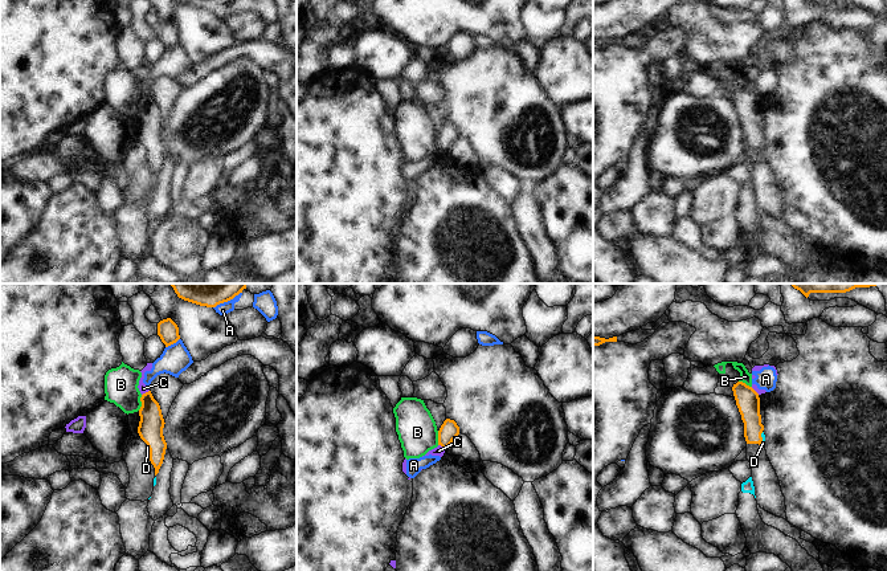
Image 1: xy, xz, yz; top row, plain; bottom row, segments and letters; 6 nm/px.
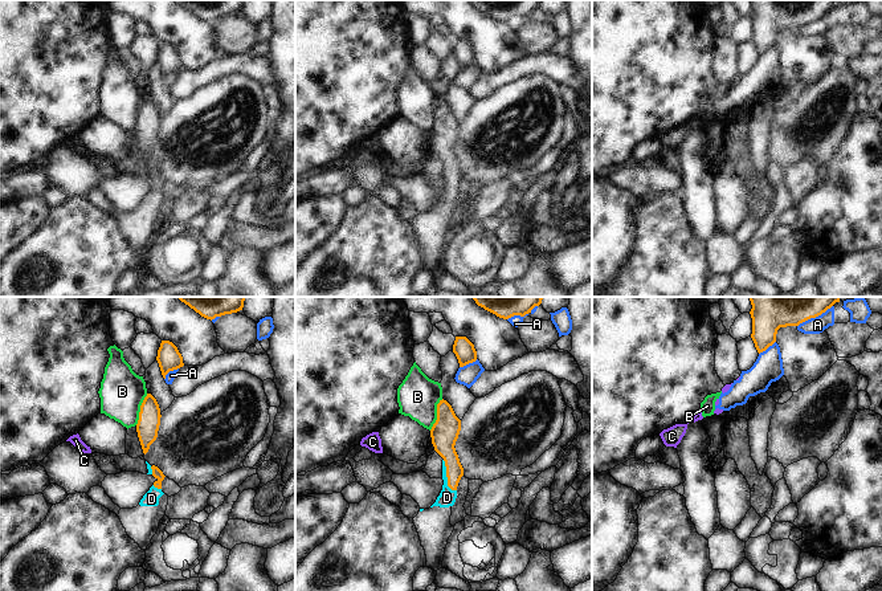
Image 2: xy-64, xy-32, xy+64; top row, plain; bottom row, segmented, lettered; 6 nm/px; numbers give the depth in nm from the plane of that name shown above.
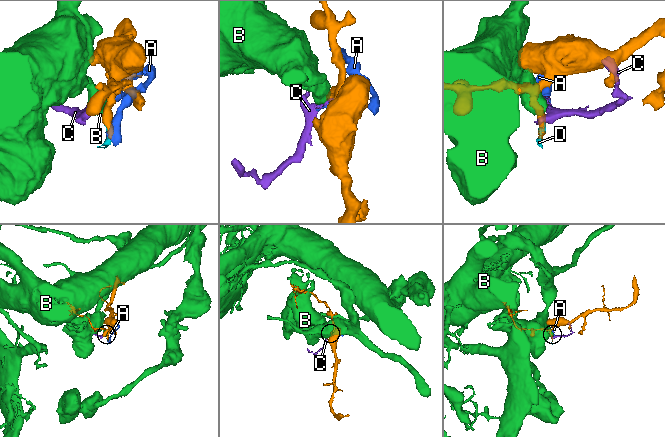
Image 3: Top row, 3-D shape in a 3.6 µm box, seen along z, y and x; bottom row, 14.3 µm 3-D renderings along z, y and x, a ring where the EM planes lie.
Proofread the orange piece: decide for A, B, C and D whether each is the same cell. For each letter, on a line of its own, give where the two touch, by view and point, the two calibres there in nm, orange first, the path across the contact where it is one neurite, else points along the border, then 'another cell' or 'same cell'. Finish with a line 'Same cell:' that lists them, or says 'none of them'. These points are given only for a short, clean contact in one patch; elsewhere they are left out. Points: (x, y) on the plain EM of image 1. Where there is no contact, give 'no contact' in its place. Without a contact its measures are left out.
A: meets orange in xy at (172, 47); 130 nm thick on the orange side, 170 nm on the other; another cell
B: meets orange in xy at (142, 106); 150 nm thick on the orange side, 200 nm on the other; another cell
C: meets orange in xy at (146, 96); 150 nm thick on the orange side, 60 nm on the other; border along xy (148, 93), (142, 98); another cell
D: meets orange in yz at (761, 142); 140 nm thick on the orange side, 30 nm on the other; runs through yz (747, 103), (753, 134), (761, 142), (763, 146); same cell
Same cell: D

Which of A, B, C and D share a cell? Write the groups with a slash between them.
A C / B / D

